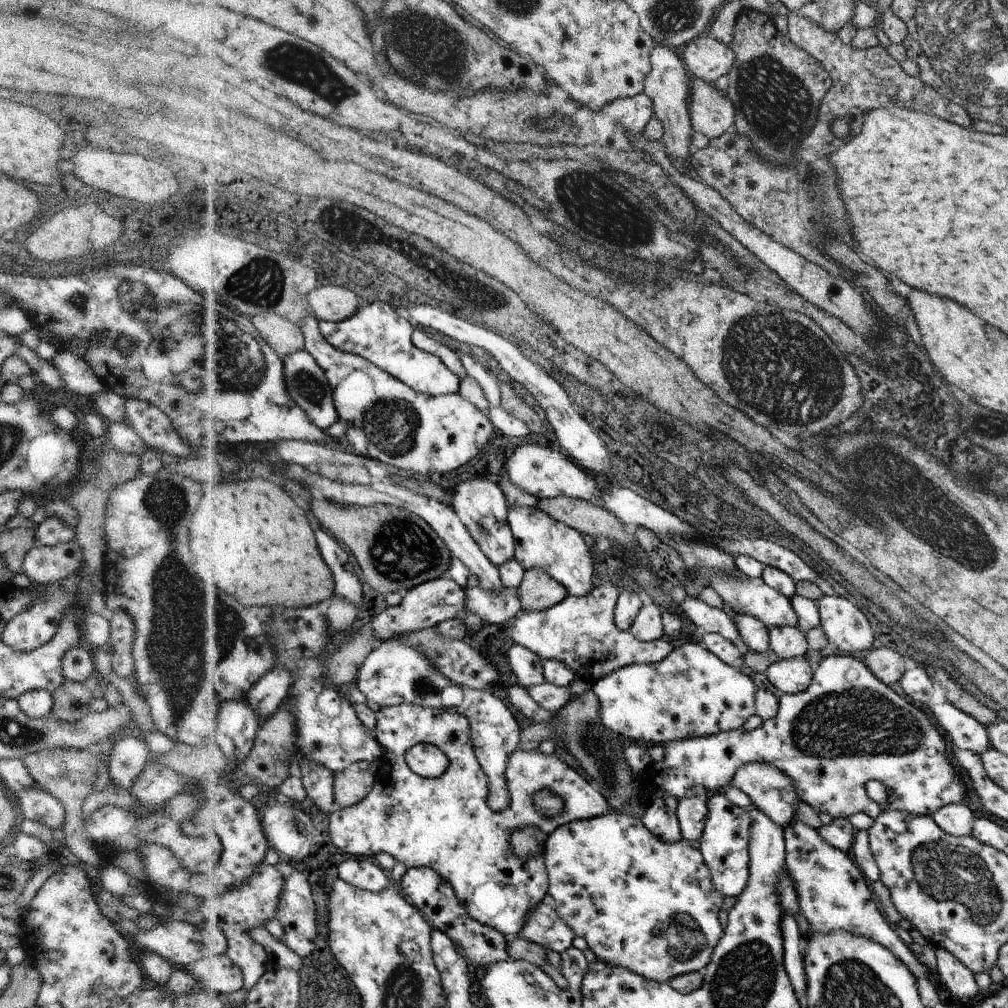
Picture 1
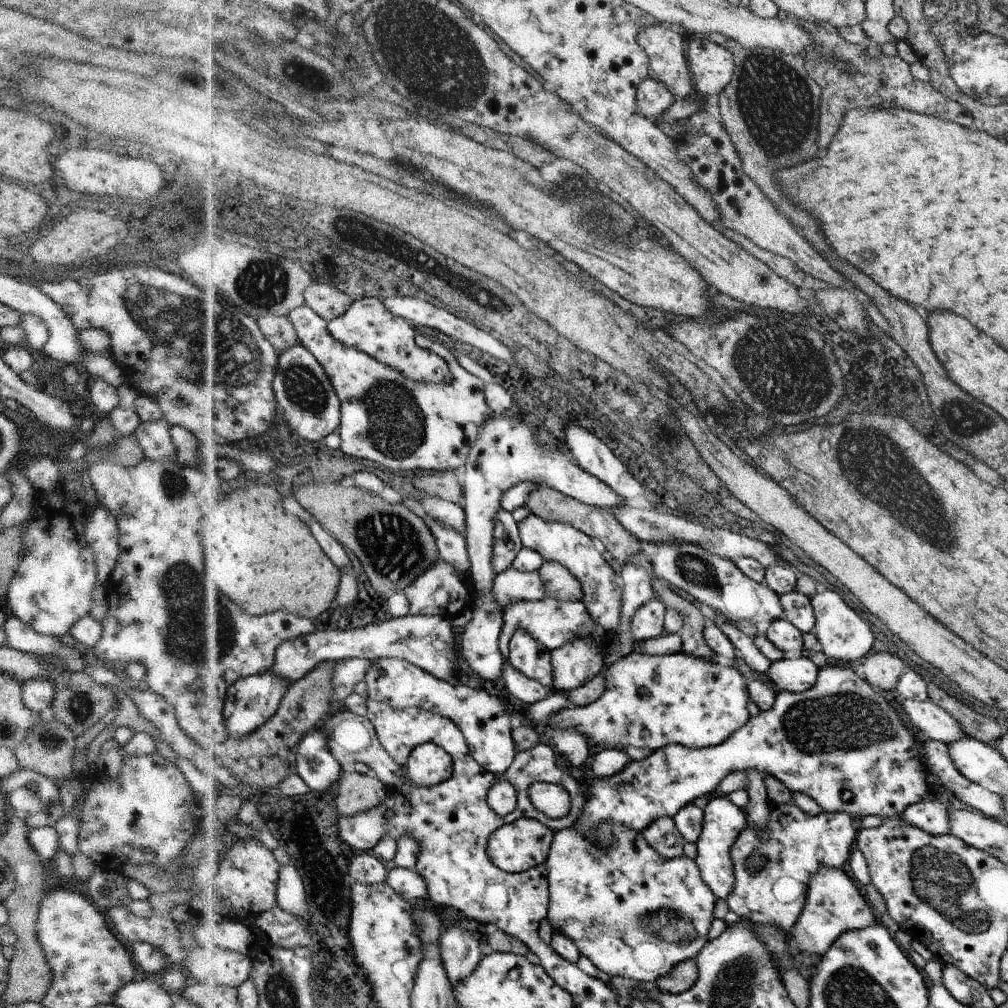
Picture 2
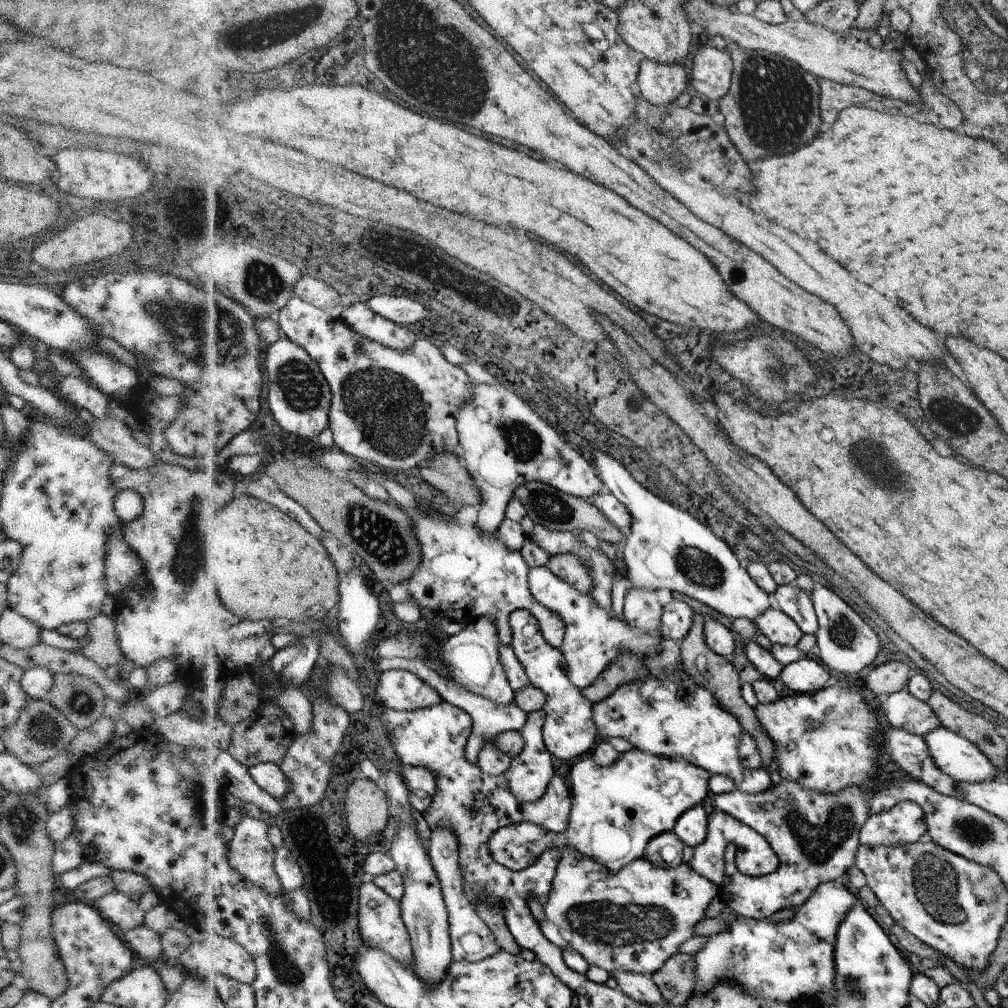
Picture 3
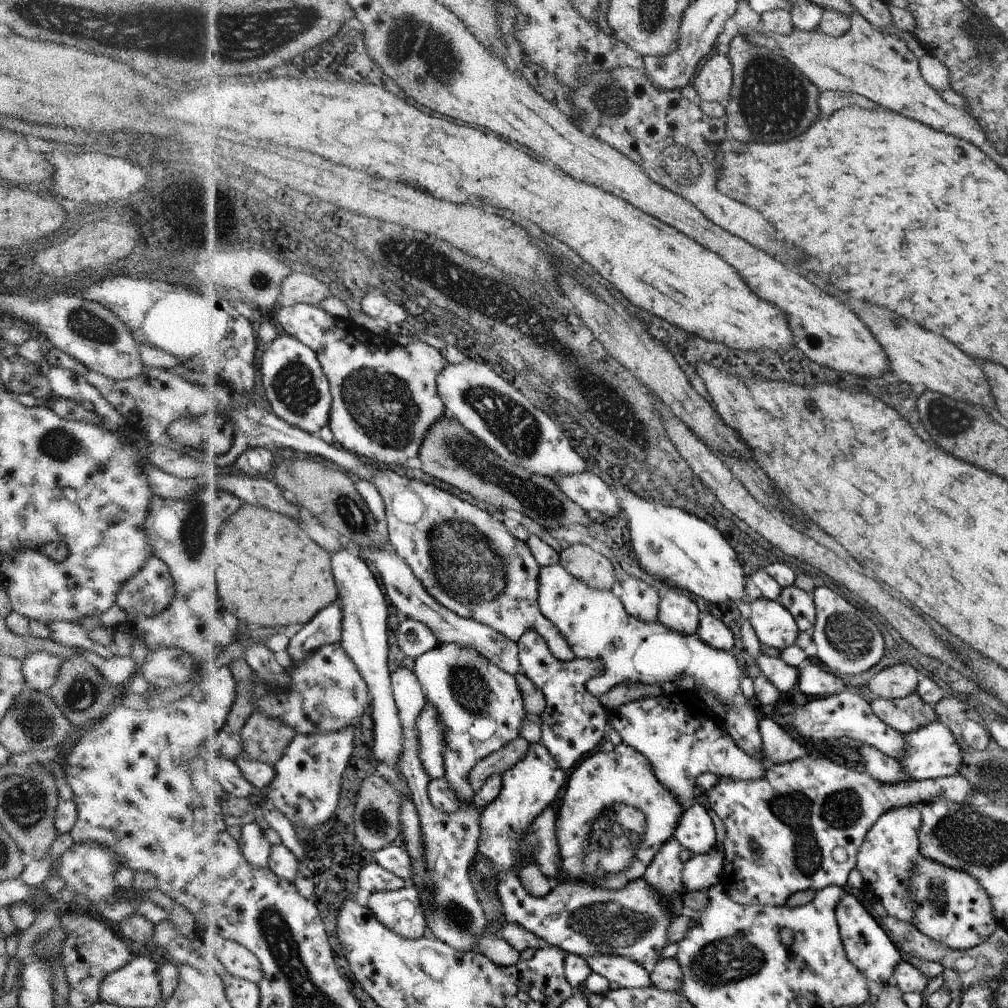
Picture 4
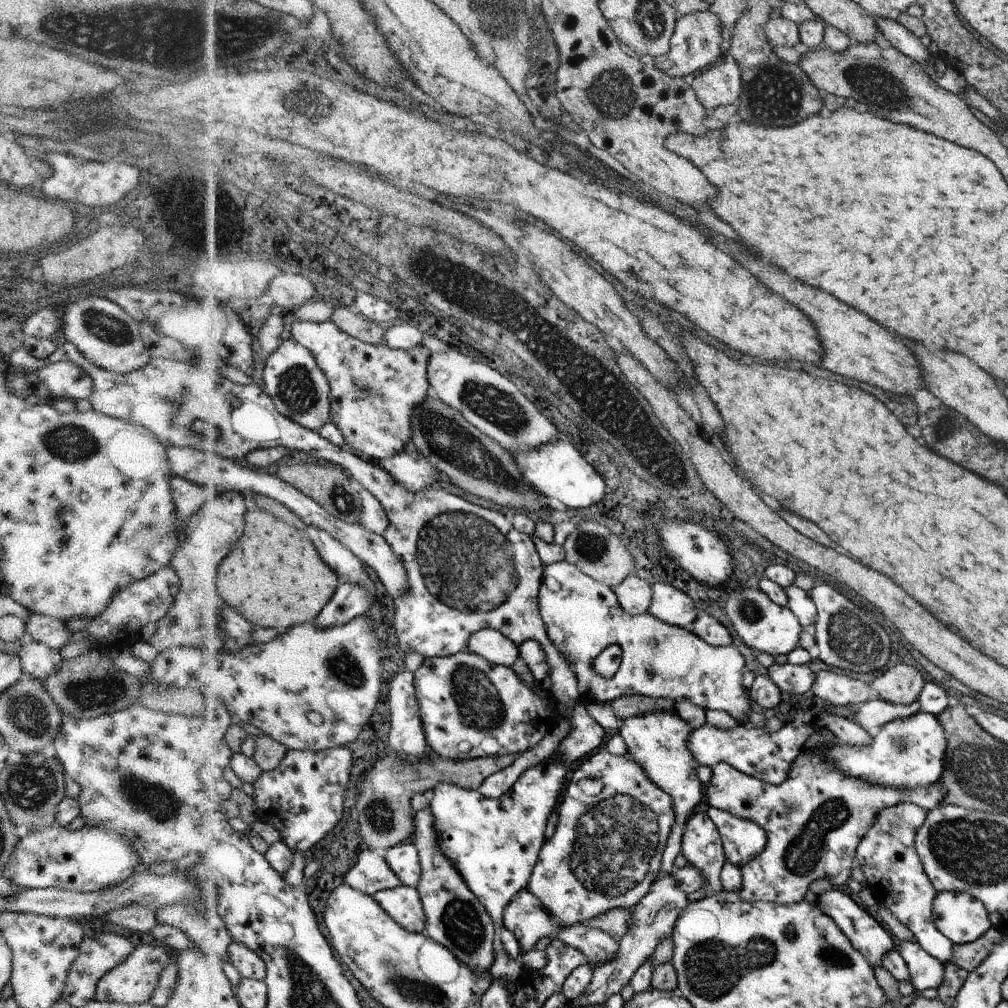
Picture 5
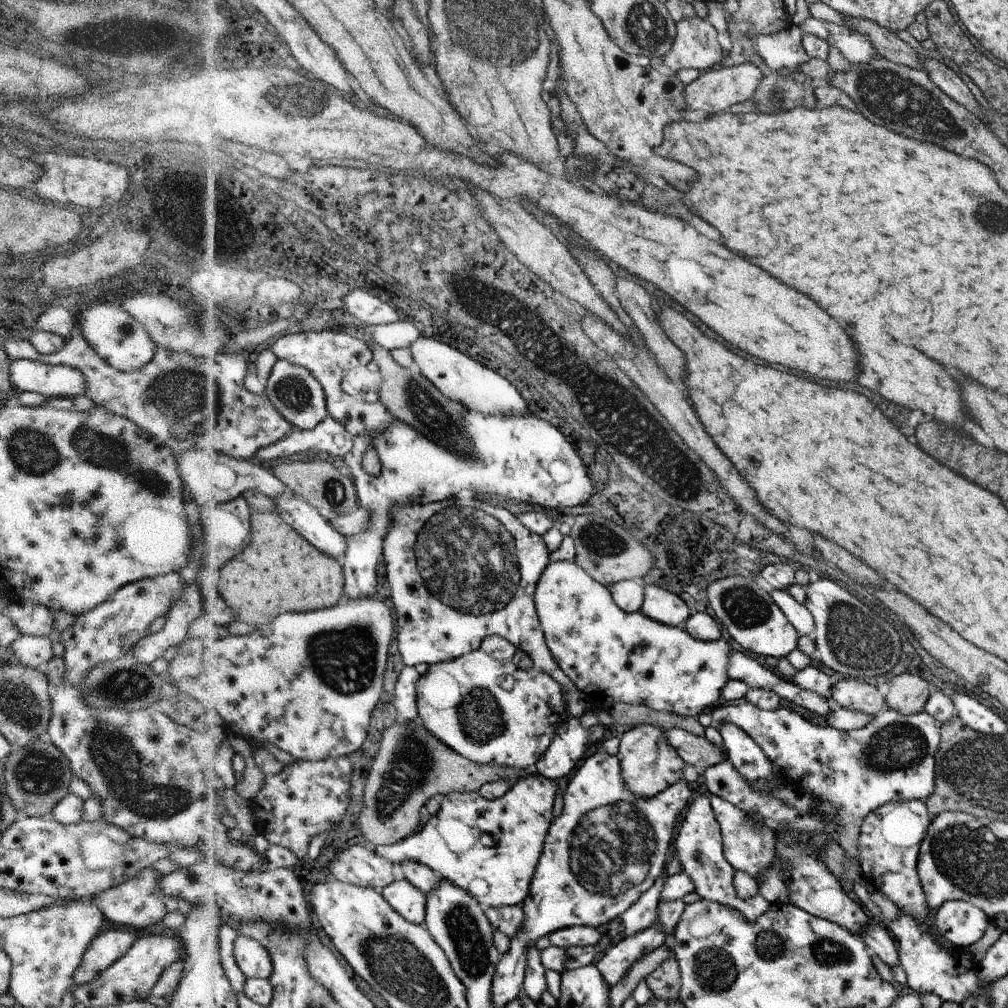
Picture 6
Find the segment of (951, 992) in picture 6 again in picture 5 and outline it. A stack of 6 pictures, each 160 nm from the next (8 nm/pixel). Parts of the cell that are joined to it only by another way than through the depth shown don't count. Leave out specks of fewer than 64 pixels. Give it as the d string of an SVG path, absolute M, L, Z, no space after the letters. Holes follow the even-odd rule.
M916 940L904 941L898 951L909 967L916 994L926 988L938 988L943 980L945 966L937 958L928 954Z

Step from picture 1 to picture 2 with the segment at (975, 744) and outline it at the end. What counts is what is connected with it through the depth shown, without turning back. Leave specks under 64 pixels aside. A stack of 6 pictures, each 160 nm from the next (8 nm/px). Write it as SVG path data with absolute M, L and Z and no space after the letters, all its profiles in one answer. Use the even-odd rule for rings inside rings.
M930 698L925 701L900 699L900 707L910 719L911 726L919 732L920 738L940 741L947 745L970 738L962 725Z

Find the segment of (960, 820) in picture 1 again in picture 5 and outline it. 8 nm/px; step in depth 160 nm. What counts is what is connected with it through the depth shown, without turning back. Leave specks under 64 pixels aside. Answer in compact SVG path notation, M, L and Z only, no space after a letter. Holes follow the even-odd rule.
M898 803L877 816L857 850L856 866L863 870L865 887L875 896L878 904L890 909L915 936L916 942L941 963L951 962L953 942L938 928L933 920L933 904L938 890L923 869L916 847L917 830L924 824L927 810L912 803Z

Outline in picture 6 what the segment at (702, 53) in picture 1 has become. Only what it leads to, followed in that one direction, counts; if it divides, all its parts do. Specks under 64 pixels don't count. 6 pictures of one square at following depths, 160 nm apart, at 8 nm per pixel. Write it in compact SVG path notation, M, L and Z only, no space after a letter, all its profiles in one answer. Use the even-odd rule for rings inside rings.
M752 63L733 65L732 67L715 67L701 72L700 76L691 84L685 86L686 106L692 110L705 110L714 116L720 112L728 112L735 104L752 98L760 86L762 73Z

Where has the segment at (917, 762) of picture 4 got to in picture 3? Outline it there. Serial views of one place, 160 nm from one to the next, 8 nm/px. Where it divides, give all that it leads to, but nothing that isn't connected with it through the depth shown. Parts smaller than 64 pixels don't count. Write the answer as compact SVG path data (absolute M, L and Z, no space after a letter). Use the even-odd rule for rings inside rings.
M941 726L924 738L938 768L958 783L991 781L998 774L993 761L961 734Z

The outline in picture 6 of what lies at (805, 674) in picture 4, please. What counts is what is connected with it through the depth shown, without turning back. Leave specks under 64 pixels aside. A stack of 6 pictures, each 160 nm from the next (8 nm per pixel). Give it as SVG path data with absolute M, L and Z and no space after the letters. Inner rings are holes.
M853 678L836 680L835 685L831 688L831 700L838 707L874 716L886 703L878 688L861 679Z

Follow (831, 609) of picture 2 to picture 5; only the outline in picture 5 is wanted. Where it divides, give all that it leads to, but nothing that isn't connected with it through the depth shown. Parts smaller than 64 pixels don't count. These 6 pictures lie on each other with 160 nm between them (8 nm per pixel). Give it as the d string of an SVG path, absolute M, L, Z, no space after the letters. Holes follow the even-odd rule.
M825 583L814 586L809 595L817 608L814 636L822 662L832 668L842 668L848 674L872 672L886 664L890 656L890 638L870 614L866 614L862 608L852 604L846 596Z

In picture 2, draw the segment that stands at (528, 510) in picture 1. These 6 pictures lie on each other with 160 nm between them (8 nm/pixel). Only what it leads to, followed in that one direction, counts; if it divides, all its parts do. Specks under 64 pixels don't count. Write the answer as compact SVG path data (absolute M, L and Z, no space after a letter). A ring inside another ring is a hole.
M530 513L529 516L518 524L519 537L524 547L535 550L545 562L557 562L563 564L580 582L583 590L582 602L589 609L590 616L601 624L607 632L613 634L616 631L617 624L620 623L621 604L622 604L622 579L621 576L615 576L614 572L602 558L602 554L594 548L592 539L581 530L572 525L545 521L542 517Z

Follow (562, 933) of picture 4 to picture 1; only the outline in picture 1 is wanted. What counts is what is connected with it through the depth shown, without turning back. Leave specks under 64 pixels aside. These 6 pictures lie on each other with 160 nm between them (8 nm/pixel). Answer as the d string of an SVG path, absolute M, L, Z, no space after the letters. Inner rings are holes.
M612 810L611 813L604 814L604 816L573 821L556 828L554 832L547 836L543 858L549 874L549 900L555 906L560 920L570 926L570 930L574 932L575 936L580 936L580 938L586 940L586 944L596 956L596 960L602 960L606 964L629 969L630 972L637 973L649 980L656 980L658 983L669 982L671 979L677 979L678 976L683 976L690 972L702 972L704 968L709 967L713 952L724 935L724 929L719 922L719 913L724 907L724 897L720 892L717 892L717 888L713 884L712 874L705 864L702 854L699 850L692 848L685 839L678 840L676 844L668 844L668 842L658 840L658 836L654 836L646 828L640 816L616 813Z

